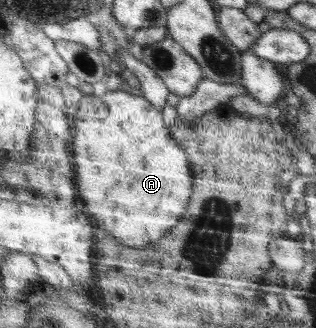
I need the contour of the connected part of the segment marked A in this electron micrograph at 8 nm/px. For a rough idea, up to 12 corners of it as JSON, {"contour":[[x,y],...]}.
{"contour":[[122,89],[73,116],[82,204],[127,246],[195,180],[162,108]]}

